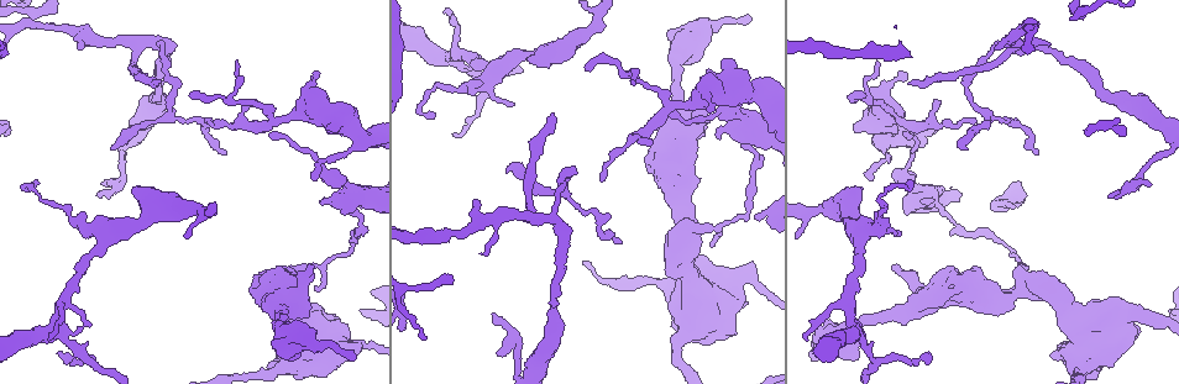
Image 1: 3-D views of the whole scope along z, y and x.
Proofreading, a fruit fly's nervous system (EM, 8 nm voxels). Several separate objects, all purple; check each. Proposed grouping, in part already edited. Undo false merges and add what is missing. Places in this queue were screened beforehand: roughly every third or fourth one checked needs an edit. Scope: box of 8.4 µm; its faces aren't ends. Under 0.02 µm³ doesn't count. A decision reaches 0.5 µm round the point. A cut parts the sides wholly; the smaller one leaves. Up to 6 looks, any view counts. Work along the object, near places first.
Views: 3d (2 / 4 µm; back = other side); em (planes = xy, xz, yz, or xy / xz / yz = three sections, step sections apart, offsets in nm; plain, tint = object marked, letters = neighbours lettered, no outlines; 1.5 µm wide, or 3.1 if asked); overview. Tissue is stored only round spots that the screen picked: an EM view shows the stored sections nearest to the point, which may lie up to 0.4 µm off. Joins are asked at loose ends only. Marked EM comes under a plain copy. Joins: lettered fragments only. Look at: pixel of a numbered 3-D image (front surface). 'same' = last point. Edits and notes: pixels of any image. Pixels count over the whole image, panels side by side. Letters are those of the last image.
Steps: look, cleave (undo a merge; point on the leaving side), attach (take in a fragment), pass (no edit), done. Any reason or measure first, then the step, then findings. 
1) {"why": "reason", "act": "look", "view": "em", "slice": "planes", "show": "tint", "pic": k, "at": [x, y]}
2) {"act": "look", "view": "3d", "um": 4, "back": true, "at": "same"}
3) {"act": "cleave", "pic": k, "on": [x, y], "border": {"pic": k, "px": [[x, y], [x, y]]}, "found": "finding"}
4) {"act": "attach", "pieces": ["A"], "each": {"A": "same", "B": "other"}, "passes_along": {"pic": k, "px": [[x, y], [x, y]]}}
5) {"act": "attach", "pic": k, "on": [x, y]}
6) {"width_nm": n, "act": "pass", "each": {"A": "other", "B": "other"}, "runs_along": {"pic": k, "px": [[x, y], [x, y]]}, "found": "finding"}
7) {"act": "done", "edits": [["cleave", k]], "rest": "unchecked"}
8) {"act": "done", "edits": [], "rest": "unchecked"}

{"why": "tapers out", "act": "look", "view": "3d", "um": 2, "pic": 1, "at": [325, 202]}

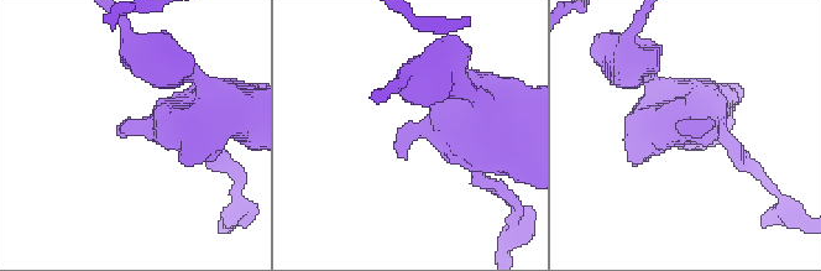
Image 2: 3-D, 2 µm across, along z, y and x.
{"act": "look", "view": "em", "slice": "xz", "step": 4, "show": "letters", "pic": 2, "at": [714, 126]}

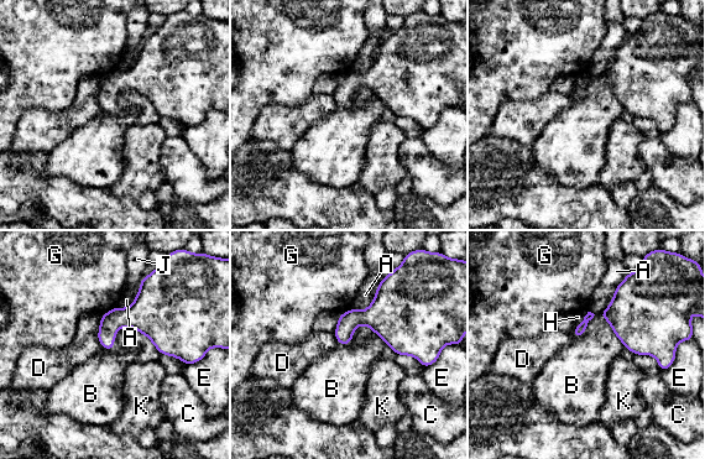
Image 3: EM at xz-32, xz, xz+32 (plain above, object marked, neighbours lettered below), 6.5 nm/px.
{"why": "another direction", "act": "look", "view": "em", "slice": "planes", "show": "letters", "at": "same"}

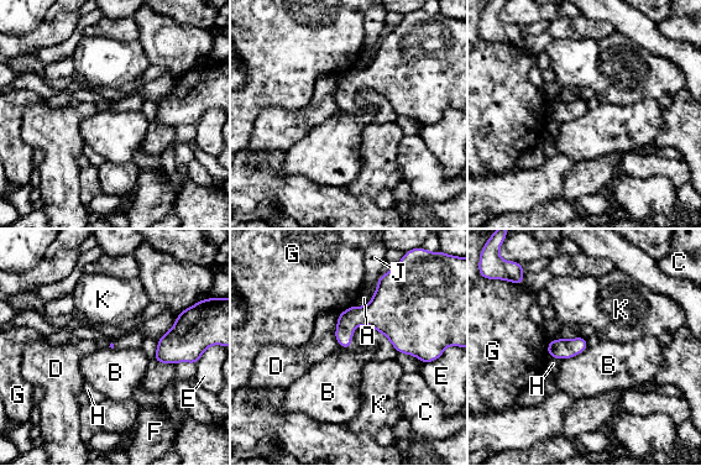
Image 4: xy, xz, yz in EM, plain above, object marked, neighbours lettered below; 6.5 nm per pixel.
{"longest_contact_nm": ["B", 200], "act": "pass", "each": {"A": "other", "B": "other", "C": "other", "D": "other", "E": "other", "F": "other", "G": "other", "H": "other", "J": "other", "K": "other"}, "found": "none of them fits"}

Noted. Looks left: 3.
{"why": "calibre changes", "act": "look", "view": "em", "slice": "yz", "step": 8, "show": "tint", "pic": 1, "at": [324, 266]}

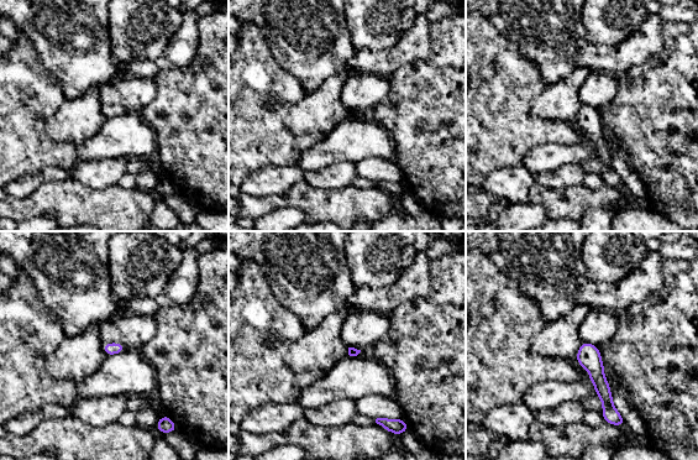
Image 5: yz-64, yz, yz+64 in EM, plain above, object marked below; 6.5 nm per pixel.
{"act": "look", "view": "em", "slice": "planes", "show": "letters", "at": "same"}

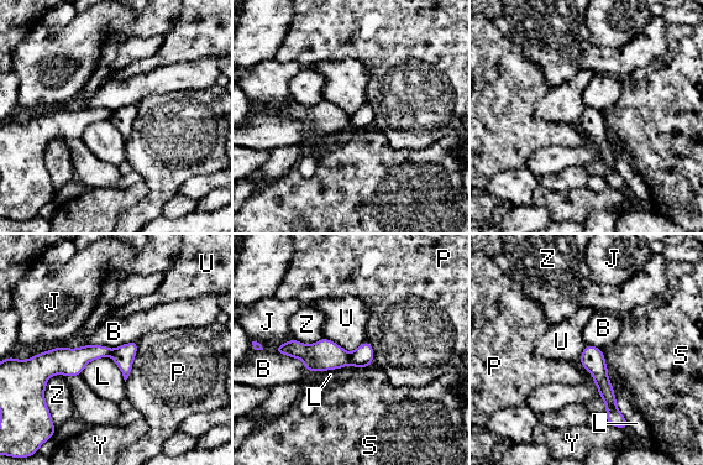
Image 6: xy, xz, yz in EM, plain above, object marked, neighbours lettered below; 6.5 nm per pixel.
{"act": "cleave", "pic": 6, "on": [362, 356], "each": {"B": "other", "J": "other", "L": "other", "P": "other", "S": "other", "U": "other", "Y": "other", "Z": "other"}, "part_leaving": {"pic": 6, "px": [[587, 348], [612, 412], [619, 419]]}, "found": "two neurons meet here"}

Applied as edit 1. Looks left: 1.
{"act": "done", "edits": [["cleave", 6]], "rest": "unchecked"}

